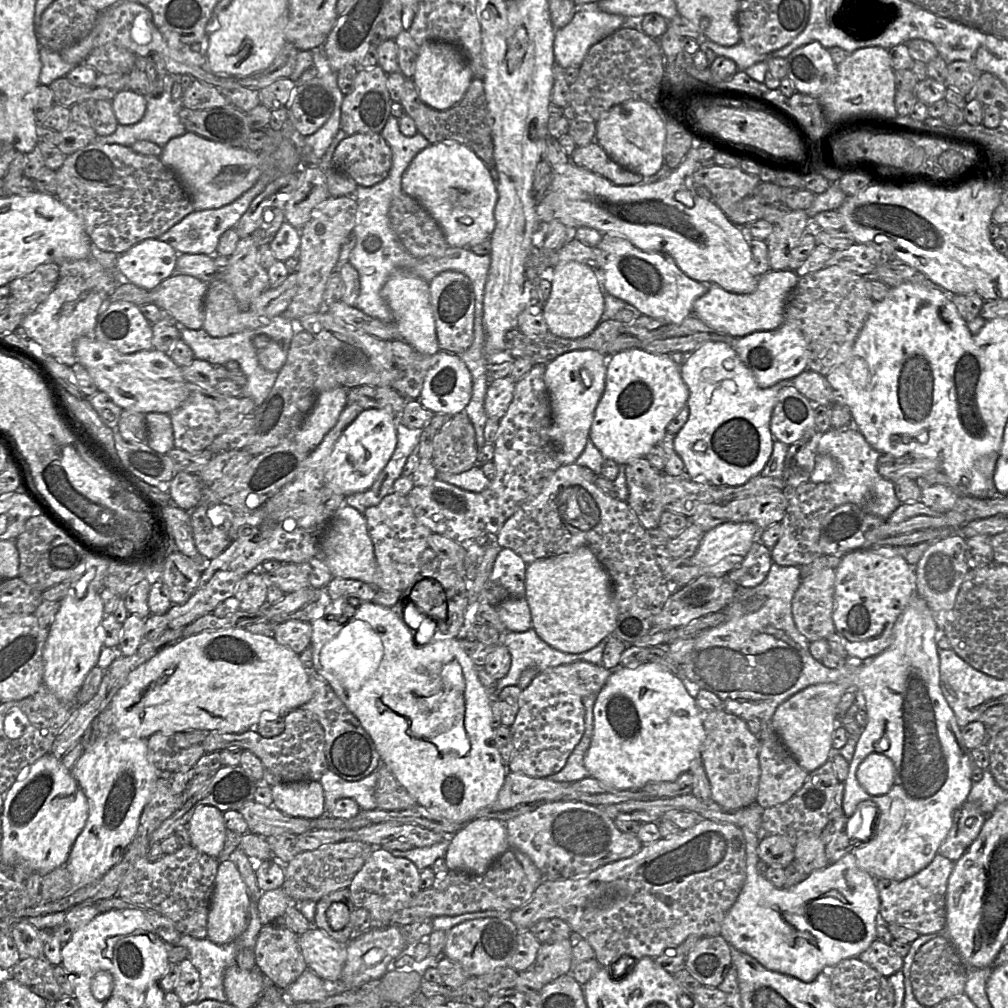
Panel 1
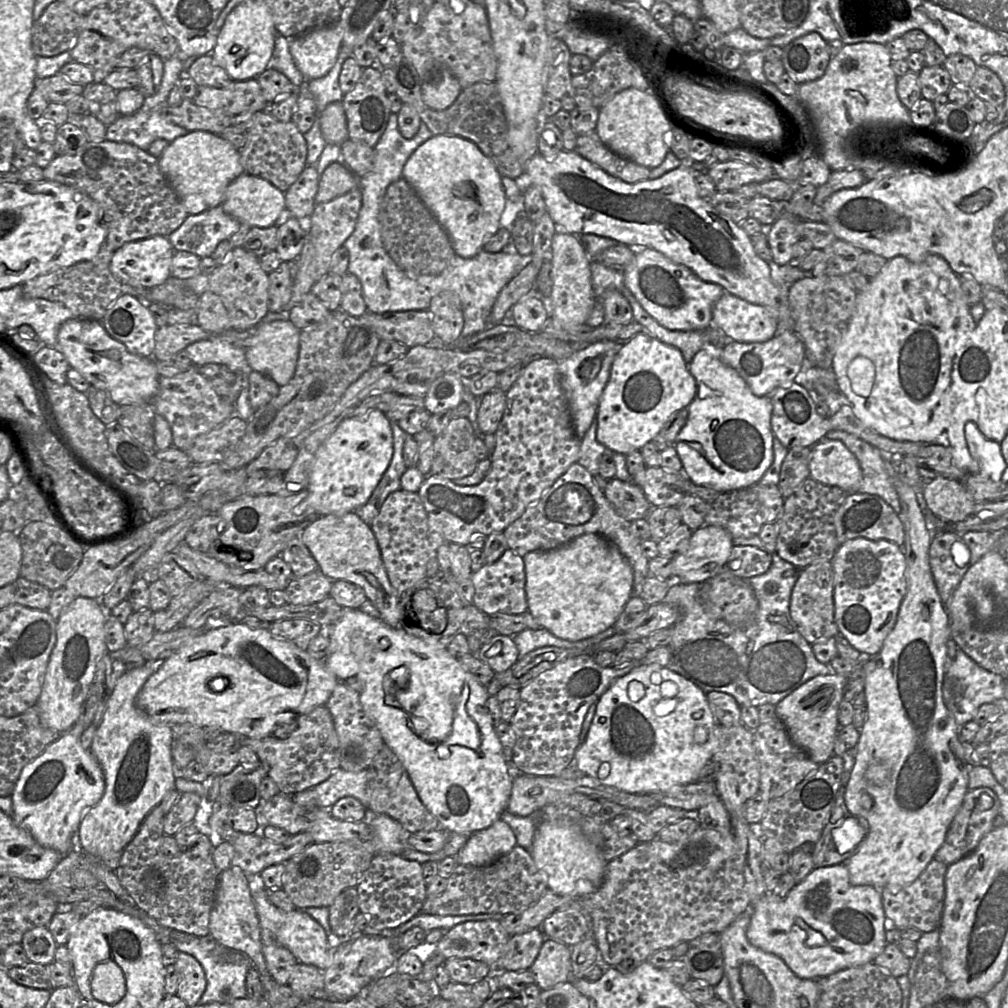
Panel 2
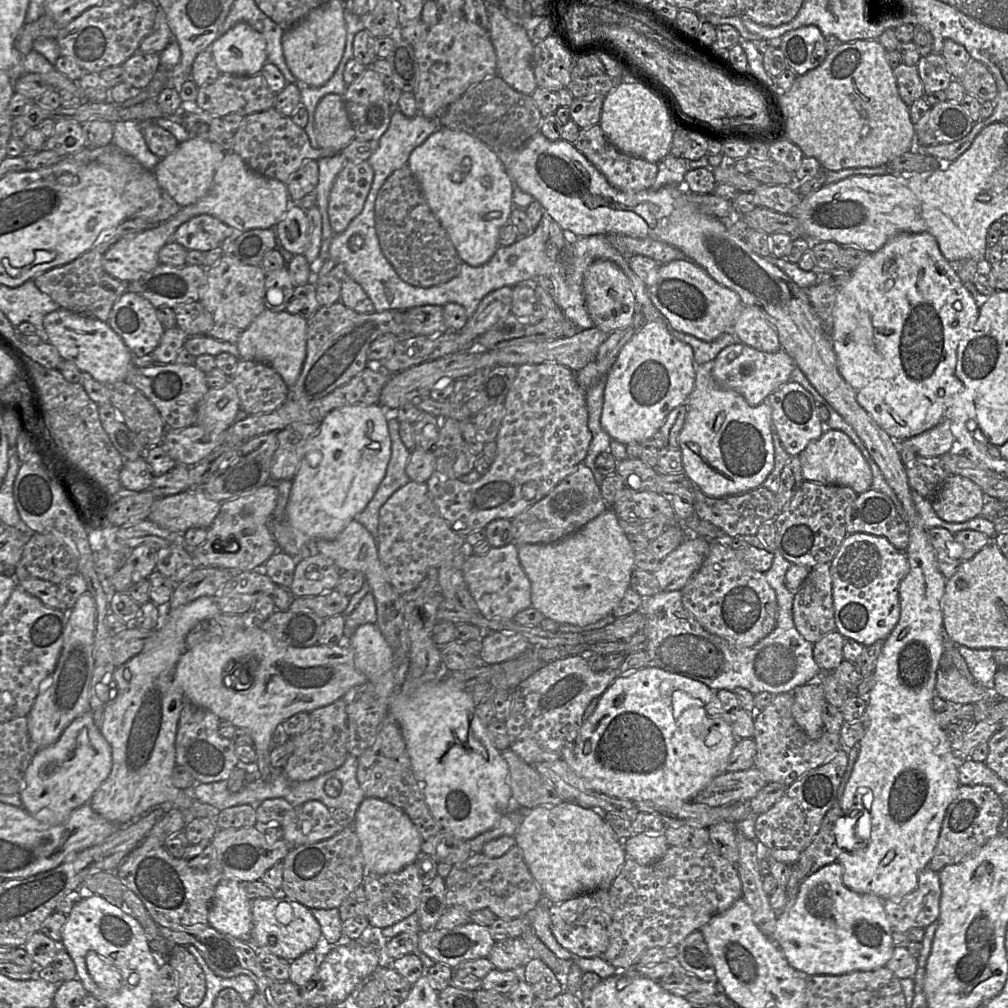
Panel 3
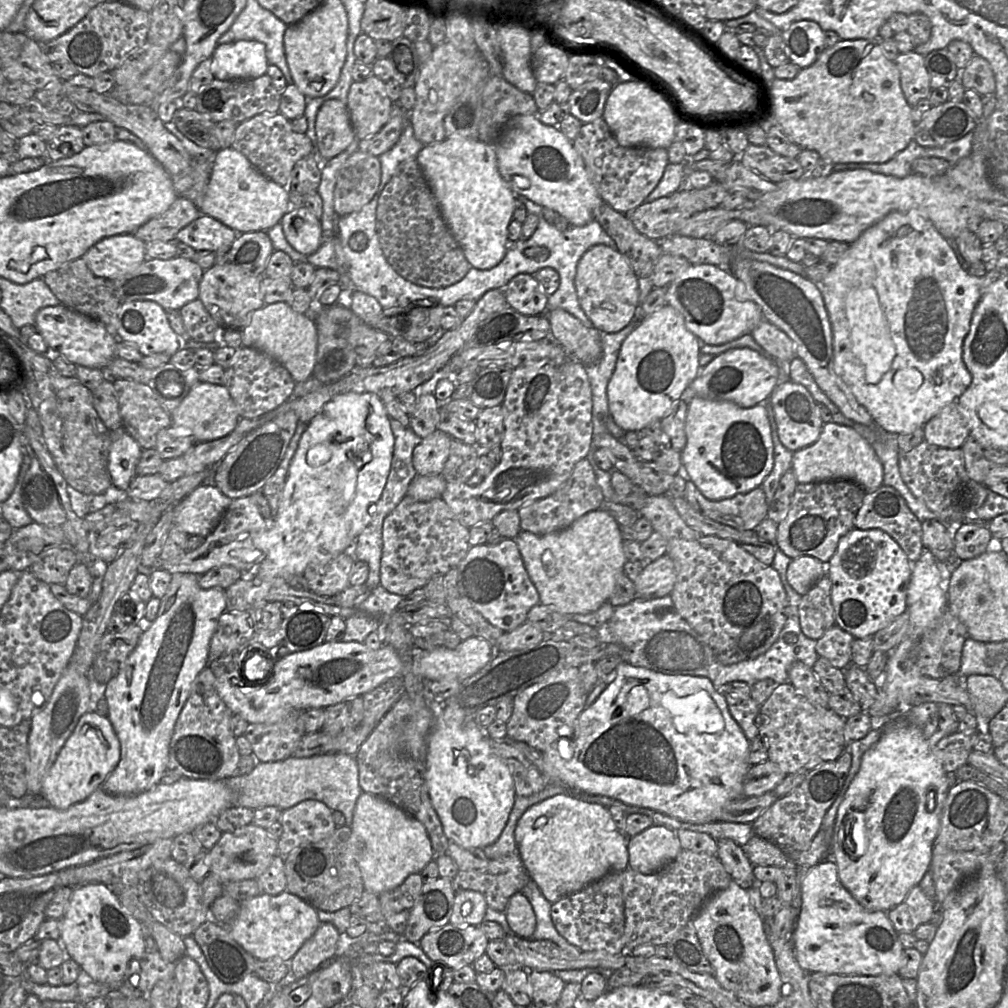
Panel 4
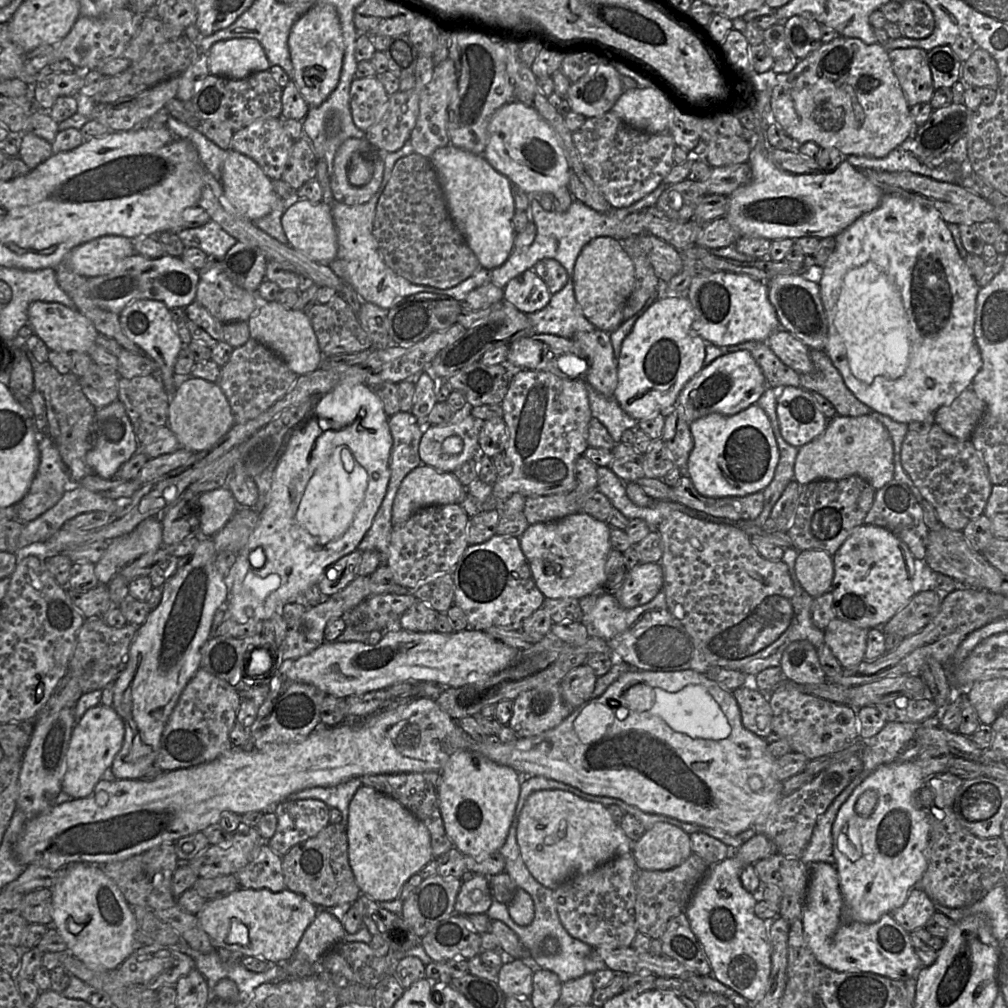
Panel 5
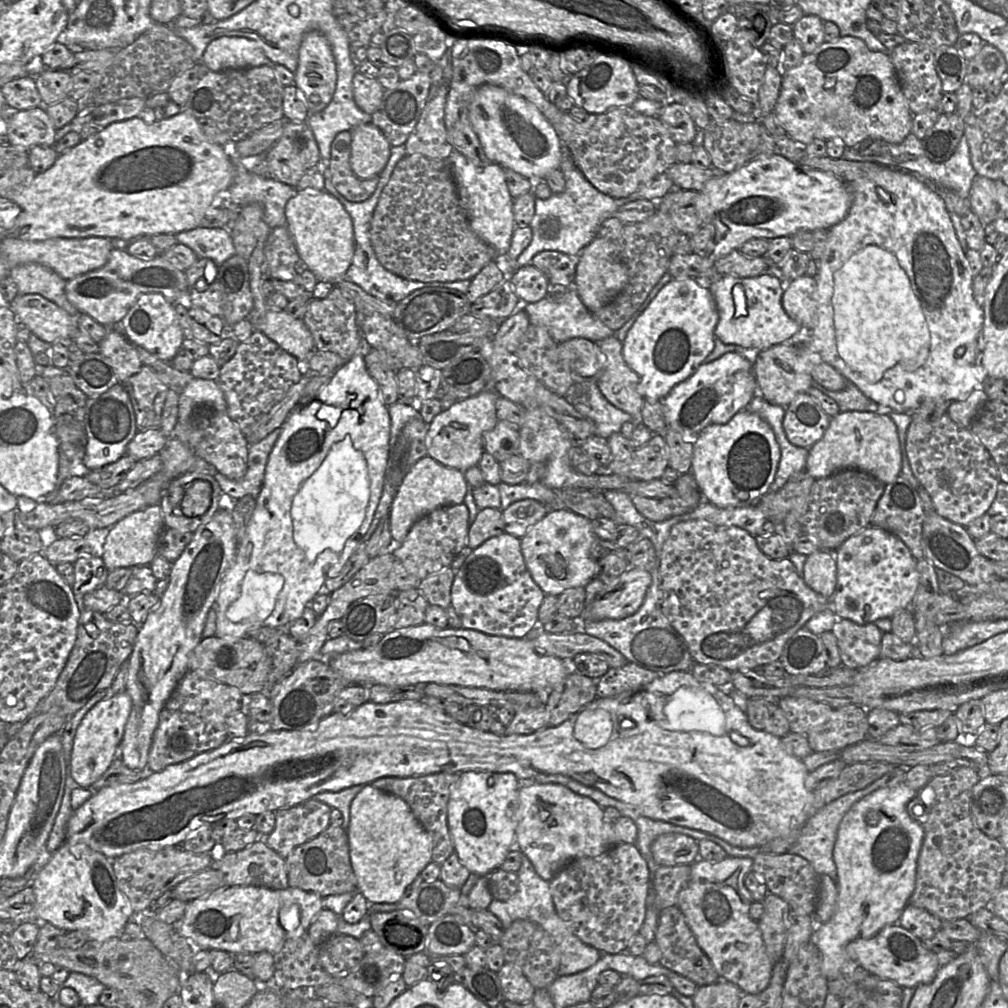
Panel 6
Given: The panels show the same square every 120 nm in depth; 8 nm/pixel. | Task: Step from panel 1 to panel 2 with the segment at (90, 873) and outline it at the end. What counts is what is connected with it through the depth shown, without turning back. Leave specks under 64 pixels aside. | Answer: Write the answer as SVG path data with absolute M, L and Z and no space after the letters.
M163 660L148 661L142 666L127 669L118 677L113 690L106 696L103 719L89 747L102 768L105 788L99 802L81 817L76 834L76 845L86 854L93 855L103 862L121 857L148 813L169 791L175 789L176 777L171 755L171 744L174 739L172 726L154 722L136 704L141 688L162 662Z

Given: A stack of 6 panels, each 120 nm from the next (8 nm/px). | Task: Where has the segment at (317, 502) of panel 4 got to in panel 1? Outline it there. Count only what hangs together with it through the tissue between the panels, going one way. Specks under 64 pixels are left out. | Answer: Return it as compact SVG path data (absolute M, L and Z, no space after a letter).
M364 409L336 442L325 471L325 485L343 496L370 488L396 448L396 419L382 409Z

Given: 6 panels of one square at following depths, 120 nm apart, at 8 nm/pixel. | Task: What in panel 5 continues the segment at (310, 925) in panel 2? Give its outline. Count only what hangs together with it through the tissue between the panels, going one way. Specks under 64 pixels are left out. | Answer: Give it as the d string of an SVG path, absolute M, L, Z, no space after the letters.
M241 887L223 898L208 900L197 918L215 948L279 964L294 956L304 932L317 914L316 905L287 888L272 892Z

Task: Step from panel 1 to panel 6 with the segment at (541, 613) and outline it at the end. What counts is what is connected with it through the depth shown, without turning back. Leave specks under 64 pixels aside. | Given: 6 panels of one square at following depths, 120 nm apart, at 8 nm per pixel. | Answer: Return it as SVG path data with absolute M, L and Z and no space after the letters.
M561 509L551 510L521 538L526 567L546 595L559 596L569 588L585 587L594 577L598 577L599 566L591 555L596 536L590 520Z

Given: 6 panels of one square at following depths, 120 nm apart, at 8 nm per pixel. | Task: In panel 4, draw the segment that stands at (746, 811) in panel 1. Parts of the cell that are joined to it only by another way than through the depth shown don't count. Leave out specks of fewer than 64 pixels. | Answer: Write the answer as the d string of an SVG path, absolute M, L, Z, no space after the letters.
M825 859L809 868L801 881L802 906L791 935L795 958L810 973L838 975L894 975L904 965L904 947L885 911L866 910L842 885L836 863Z

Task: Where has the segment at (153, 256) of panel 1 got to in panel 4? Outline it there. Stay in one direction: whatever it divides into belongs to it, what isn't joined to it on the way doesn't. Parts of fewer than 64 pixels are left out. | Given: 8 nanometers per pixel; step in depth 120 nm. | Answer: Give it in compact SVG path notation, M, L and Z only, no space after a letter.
M117 234L98 241L82 258L95 276L114 280L132 272L146 259L145 246L134 234Z

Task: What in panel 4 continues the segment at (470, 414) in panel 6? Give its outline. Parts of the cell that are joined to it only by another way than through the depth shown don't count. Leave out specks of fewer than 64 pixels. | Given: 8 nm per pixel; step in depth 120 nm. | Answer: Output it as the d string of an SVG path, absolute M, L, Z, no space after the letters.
M440 430L420 439L412 455L417 475L441 475L449 456L452 438Z

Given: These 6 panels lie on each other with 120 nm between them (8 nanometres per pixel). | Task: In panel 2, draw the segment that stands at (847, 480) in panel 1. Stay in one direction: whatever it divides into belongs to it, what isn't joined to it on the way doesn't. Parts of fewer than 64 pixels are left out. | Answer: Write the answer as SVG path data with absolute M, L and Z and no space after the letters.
M840 430L828 432L824 439L841 441L857 458L863 475L858 492L879 496L899 515L899 497L887 472L883 453L856 436Z

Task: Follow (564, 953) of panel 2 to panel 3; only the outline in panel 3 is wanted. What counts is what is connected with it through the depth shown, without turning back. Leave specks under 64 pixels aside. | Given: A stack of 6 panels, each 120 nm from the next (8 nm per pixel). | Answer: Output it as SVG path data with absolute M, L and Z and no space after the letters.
M536 957L523 966L521 977L530 985L536 998L551 999L564 991L552 969Z

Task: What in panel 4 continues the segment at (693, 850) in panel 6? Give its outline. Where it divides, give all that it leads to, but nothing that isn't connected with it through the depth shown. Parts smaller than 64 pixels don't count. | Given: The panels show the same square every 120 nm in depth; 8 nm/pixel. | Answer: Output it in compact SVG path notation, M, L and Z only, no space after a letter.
M653 825L643 832L627 839L629 867L649 875L654 874L681 852L682 847L673 829Z

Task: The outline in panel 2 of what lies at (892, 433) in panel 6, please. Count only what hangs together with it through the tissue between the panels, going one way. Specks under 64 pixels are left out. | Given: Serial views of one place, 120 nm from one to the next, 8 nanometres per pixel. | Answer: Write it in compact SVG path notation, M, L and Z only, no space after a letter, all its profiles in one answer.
M822 439L811 447L810 477L822 484L856 493L862 470L855 455L839 440Z

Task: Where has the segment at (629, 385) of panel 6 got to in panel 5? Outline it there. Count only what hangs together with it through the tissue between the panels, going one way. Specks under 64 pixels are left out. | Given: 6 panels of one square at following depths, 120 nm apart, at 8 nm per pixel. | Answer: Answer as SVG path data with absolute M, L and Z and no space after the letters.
M595 329L577 332L571 339L582 350L588 363L587 383L605 396L613 397L618 384L618 359L614 356L610 333Z

